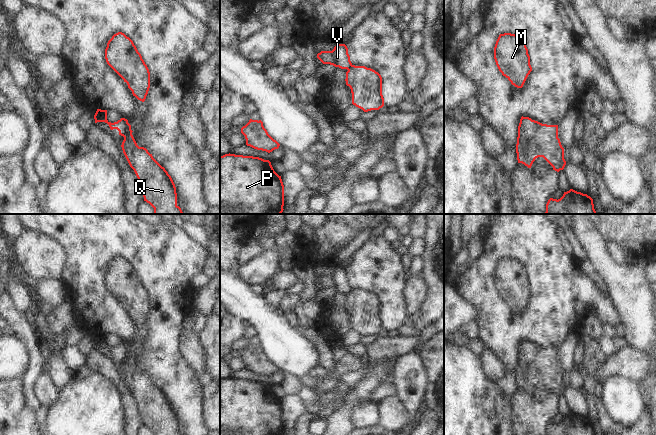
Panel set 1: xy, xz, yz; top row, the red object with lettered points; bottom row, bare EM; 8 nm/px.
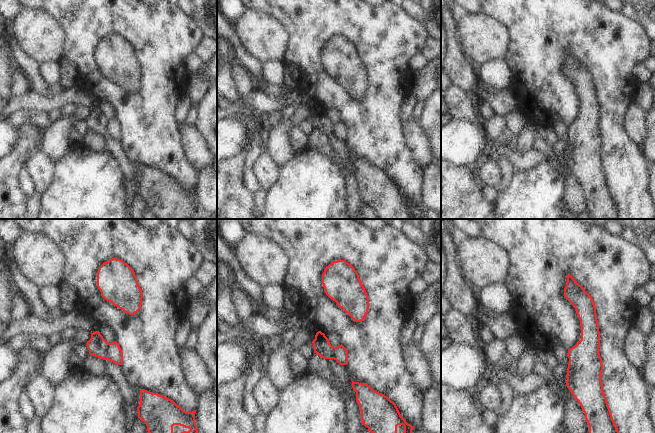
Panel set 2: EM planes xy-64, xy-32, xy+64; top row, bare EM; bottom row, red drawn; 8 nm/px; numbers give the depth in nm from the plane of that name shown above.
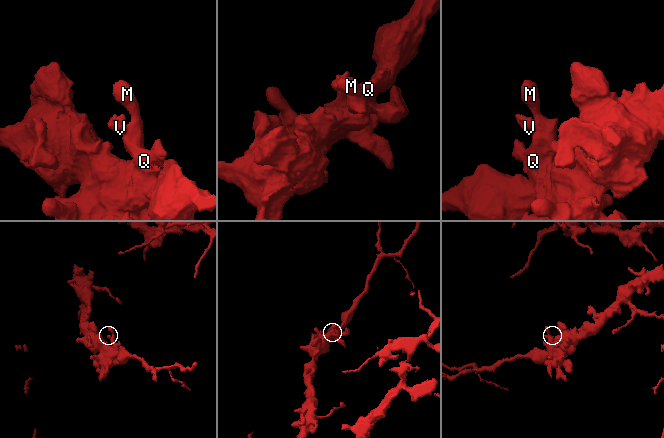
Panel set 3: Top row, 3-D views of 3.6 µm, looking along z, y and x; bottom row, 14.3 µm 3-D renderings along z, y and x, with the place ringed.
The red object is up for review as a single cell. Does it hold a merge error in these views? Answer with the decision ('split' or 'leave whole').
split

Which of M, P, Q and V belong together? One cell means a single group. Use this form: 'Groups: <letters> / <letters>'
Groups: M P Q / V

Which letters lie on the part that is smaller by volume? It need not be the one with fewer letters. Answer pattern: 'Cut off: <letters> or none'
Cut off: V

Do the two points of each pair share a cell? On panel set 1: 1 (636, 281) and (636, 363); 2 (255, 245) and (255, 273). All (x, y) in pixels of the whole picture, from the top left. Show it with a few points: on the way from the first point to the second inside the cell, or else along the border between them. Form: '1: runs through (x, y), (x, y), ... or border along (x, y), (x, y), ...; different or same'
1: border along (627, 345), (633, 348), (645, 349); different
2: border along (265, 251), (240, 266); different

